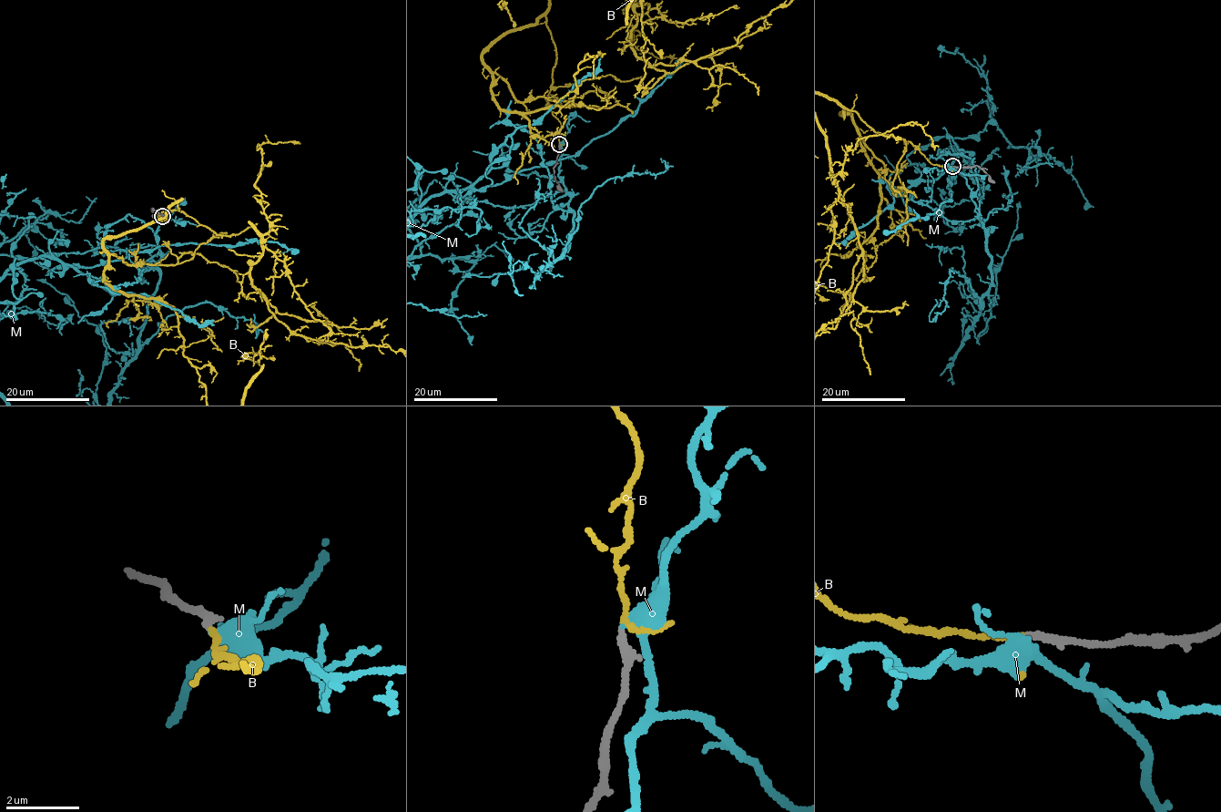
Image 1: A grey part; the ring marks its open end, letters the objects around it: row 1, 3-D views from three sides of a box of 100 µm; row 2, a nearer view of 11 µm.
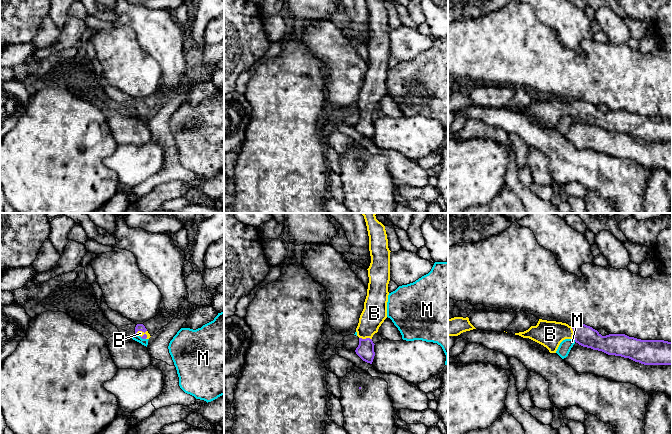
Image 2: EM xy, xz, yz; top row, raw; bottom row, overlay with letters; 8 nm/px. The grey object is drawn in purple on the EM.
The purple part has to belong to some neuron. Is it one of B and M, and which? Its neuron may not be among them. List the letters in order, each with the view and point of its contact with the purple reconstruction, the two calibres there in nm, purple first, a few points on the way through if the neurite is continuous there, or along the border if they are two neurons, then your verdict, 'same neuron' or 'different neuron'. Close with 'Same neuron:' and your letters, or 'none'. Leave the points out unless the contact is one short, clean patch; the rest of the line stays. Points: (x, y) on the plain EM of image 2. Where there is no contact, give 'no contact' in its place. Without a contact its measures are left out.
B: contact xz (366, 114); calibres 140 and 190 nm; way xz (365, 126), (366, 114), (366, 104), (374, 89); same neuron
M: contact yz (574, 115); calibres 170 and 100 nm; border yz (573, 114), (575, 117); different neuron
Same neuron: B

